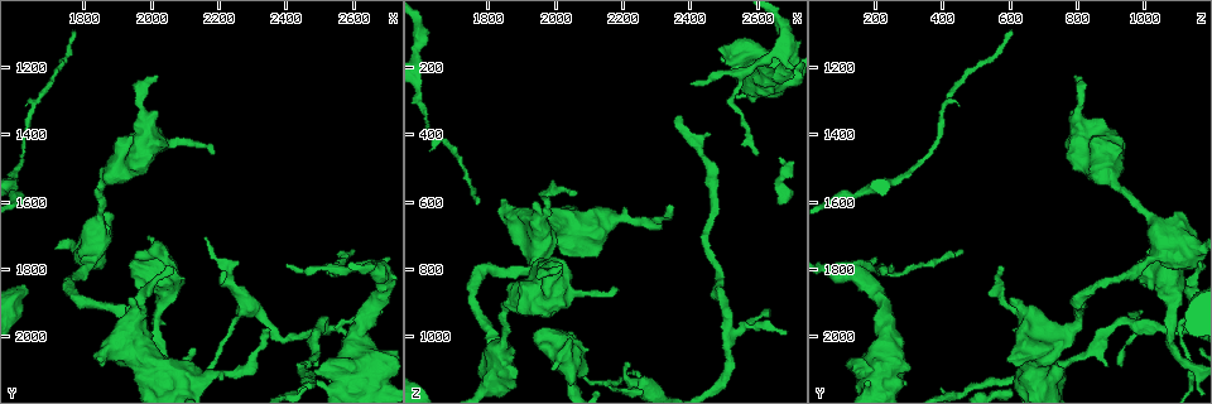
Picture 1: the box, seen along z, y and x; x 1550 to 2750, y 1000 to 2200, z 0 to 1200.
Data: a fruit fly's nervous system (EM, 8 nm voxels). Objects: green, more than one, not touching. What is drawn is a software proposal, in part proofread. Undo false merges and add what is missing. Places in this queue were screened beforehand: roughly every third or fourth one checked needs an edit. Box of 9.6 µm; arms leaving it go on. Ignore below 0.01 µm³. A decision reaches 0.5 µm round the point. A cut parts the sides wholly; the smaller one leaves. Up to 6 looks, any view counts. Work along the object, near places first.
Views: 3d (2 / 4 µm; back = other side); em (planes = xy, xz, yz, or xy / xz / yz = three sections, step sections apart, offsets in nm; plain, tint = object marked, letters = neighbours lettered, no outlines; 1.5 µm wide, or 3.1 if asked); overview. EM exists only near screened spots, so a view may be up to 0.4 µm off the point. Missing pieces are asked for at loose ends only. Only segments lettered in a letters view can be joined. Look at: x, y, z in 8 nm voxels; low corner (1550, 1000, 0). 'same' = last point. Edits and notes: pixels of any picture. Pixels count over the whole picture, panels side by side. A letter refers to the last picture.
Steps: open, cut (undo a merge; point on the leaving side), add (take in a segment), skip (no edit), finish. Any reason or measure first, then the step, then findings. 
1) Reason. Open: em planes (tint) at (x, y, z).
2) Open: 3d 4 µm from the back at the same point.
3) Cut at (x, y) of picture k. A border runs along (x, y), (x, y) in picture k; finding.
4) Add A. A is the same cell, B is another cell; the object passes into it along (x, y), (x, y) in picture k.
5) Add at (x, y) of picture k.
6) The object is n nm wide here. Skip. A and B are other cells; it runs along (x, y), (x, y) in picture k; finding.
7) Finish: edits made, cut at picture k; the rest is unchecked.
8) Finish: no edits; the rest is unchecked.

An open end. Open: 3d 2 µm at (1760, 1100, 610).

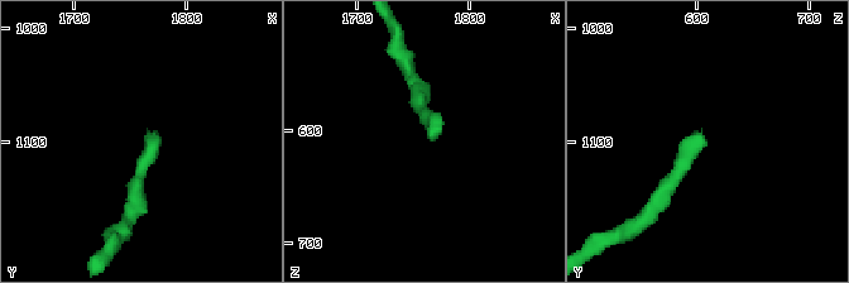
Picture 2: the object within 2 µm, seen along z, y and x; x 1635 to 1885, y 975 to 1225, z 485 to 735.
Open: em planes (letters) at (1766, 1094, 604).

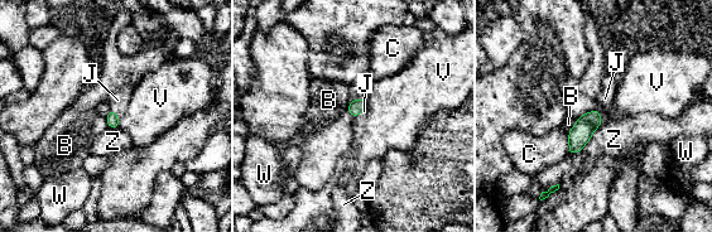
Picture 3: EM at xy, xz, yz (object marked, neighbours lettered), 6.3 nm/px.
The object is 80 nm wide here. Add J. J is the same cell, B, C, V, W and Z are other cells; the neuron continues.

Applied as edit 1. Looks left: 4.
An open end. Open: em xy step 4 (letters) at (2030, 1220, 800).

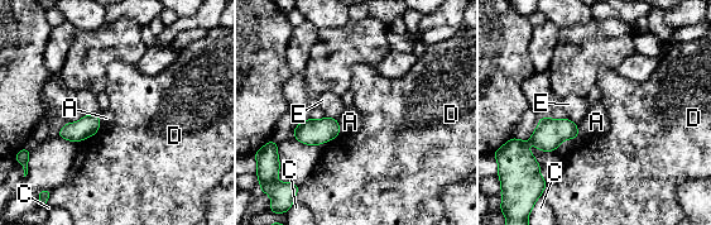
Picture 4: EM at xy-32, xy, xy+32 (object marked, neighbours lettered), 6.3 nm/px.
Open: em planes (letters) at the same point.

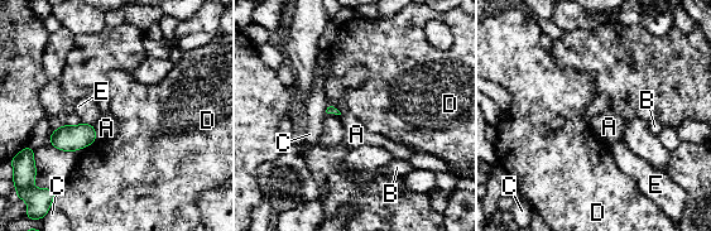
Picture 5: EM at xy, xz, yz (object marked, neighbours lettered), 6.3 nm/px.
The longest contact is with D, 140 nm. Skip. A, B, C, D and E are other cells; a border runs along (94, 125), (96, 140) in picture 5; no lettered segment goes on from it.

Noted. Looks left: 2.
An open end. Open: em planes (letters) at (2490, 2090, 900).

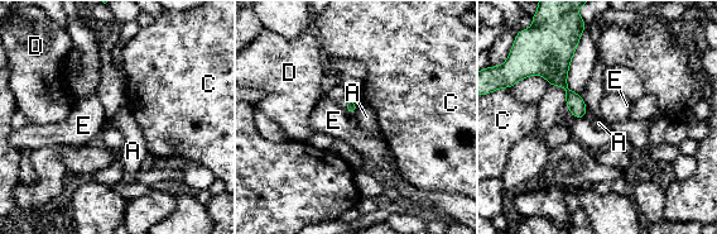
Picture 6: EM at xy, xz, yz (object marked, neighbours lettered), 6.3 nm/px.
Skip. A, C, D and E are other cells; it runs along (569, 52), (562, 82), (582, 114) in picture 6; none of them fits.

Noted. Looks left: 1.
Finish: edits made, add at picture 3; the rest is unchecked.

